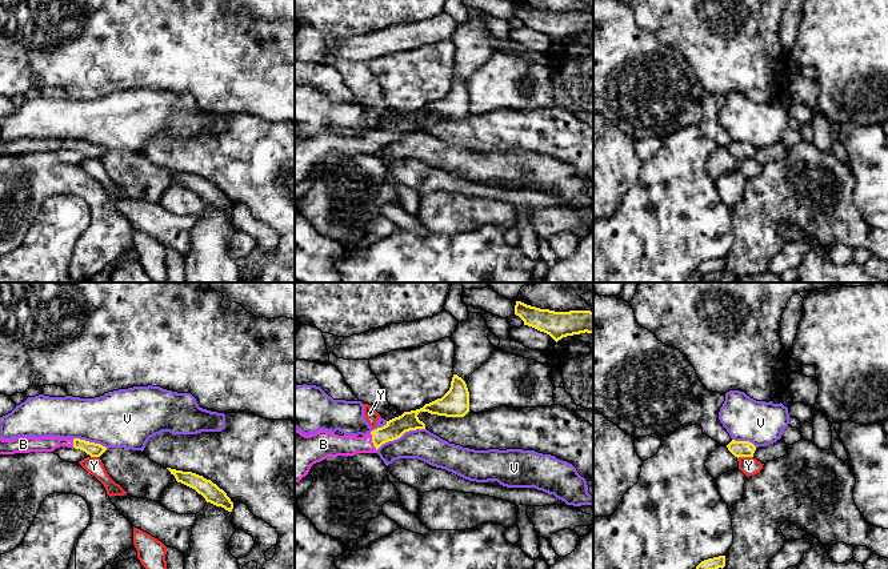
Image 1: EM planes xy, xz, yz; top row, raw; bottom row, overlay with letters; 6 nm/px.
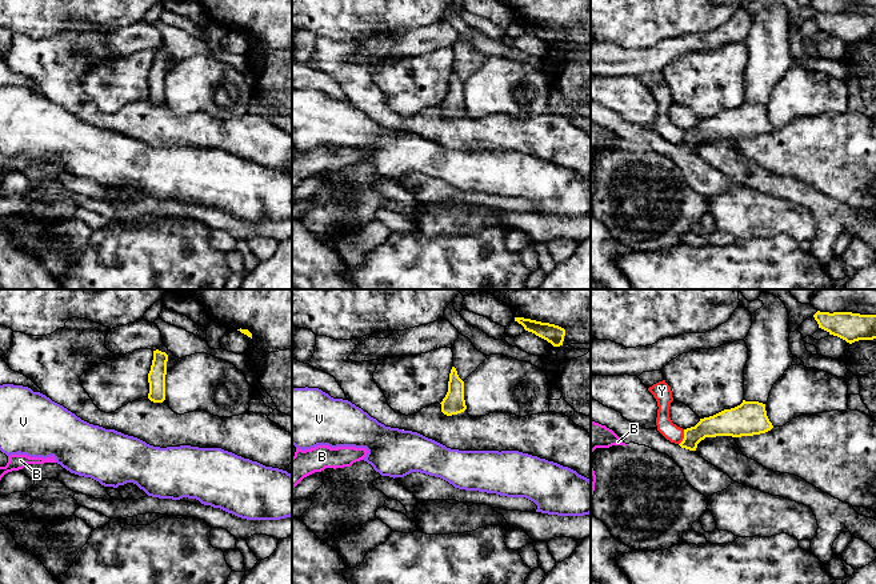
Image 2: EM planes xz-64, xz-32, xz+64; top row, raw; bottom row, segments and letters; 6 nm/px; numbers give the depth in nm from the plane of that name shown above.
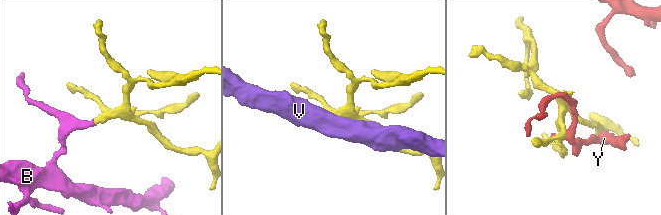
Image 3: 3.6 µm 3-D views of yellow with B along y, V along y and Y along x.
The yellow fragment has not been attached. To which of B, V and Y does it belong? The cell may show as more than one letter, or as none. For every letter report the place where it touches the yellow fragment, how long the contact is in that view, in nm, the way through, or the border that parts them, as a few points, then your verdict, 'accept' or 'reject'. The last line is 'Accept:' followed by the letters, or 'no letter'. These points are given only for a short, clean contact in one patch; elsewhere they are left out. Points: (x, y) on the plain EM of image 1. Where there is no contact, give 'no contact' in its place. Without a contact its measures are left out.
B: meets yellow in xz at (372, 143); contact 110 nm long; runs through xz (395, 129), (372, 143), (331, 147); accept
V: meets yellow in xz at (400, 137); contact 320 nm long; reject
Y: meets yellow in yz at (744, 157); contact 100 nm long; reject
Accept: B

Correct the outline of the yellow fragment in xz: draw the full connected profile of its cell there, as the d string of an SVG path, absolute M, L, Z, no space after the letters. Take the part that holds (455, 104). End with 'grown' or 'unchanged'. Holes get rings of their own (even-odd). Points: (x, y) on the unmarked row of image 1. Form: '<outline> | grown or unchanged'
M453 76L451 89L441 100L420 111L404 113L364 139L339 137L327 132L305 137L295 129L295 185L308 176L313 165L327 159L375 155L383 145L400 140L405 133L425 131L425 125L417 119L420 113L464 119L469 113L469 93L465 83Z | grown

